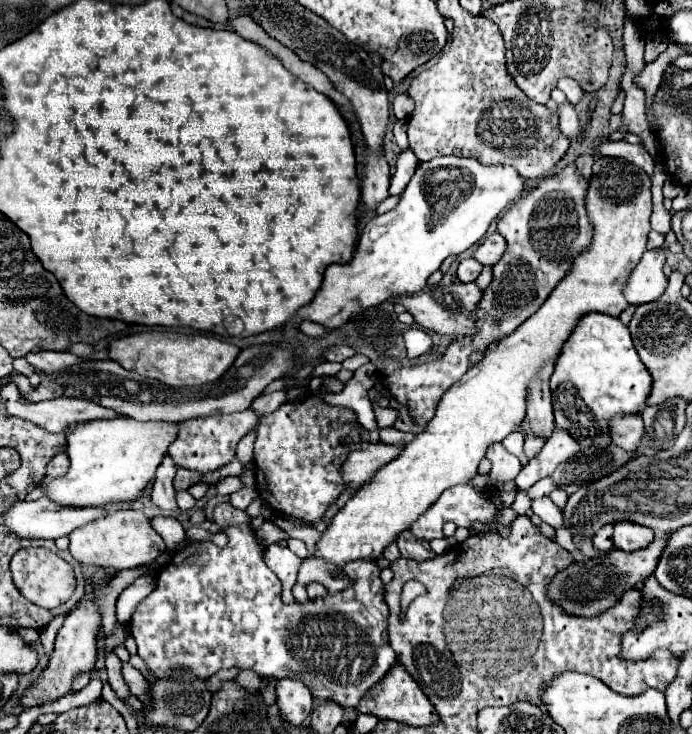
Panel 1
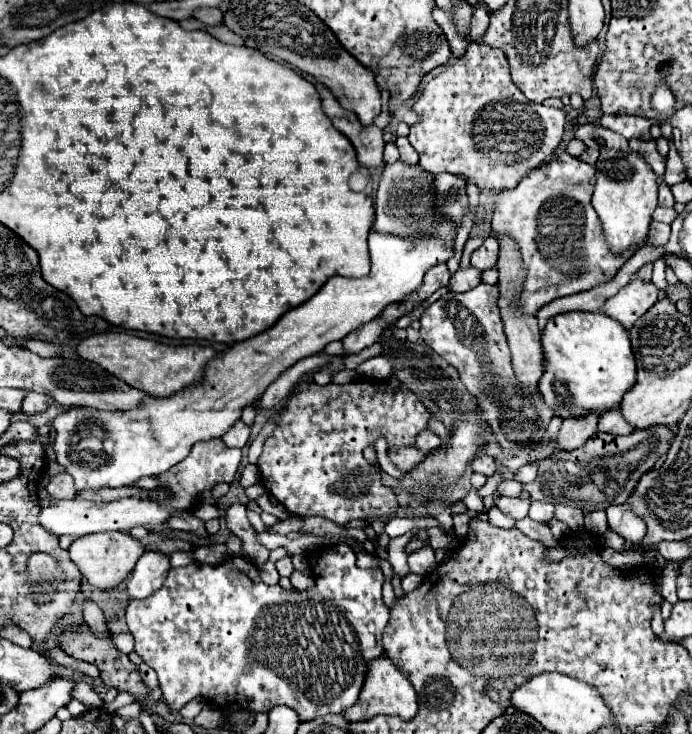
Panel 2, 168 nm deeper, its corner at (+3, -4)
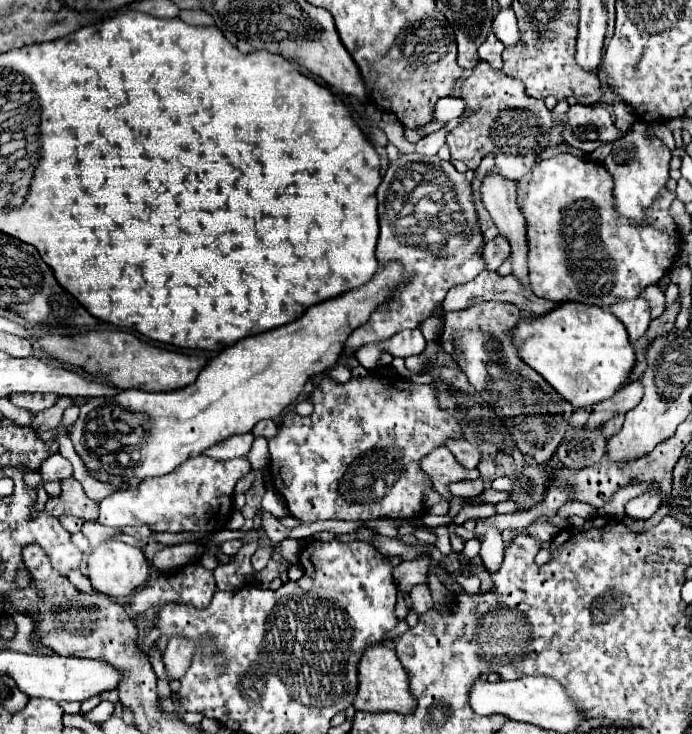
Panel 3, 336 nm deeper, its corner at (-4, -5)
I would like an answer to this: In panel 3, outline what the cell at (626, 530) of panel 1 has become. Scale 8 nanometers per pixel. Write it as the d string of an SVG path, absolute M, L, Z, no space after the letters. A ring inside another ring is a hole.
M649 489L647 493L631 499L625 507L625 513L633 519L649 519L661 505L661 491L659 489Z

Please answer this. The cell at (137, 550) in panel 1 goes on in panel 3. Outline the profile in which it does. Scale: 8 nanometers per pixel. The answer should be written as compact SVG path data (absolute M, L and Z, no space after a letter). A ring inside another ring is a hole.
M105 541L97 549L93 549L87 567L89 567L89 581L93 589L109 597L125 597L137 587L141 587L149 577L149 563L141 553L141 549L119 541Z

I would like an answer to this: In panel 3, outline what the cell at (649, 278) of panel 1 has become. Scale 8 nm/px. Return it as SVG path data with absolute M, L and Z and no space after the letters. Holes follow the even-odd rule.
M641 297L611 305L611 313L625 325L631 343L635 343L639 337L643 337L649 323L651 323L649 303L645 299L641 299Z

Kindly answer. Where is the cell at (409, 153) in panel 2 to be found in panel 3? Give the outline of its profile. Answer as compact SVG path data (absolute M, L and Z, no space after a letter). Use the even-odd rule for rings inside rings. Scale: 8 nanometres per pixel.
M441 129L441 131L437 131L437 133L433 133L433 135L427 135L425 139L421 139L419 143L417 143L417 153L421 153L421 155L437 155L437 151L439 151L439 147L445 143L445 139L447 139L447 133L449 133L449 129Z

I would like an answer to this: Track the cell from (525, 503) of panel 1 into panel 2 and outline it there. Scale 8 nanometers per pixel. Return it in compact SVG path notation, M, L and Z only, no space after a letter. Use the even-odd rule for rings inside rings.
M490 508L488 510L488 522L494 524L494 526L500 526L500 528L514 528L514 524L516 524L516 520L512 516L506 516L498 508Z

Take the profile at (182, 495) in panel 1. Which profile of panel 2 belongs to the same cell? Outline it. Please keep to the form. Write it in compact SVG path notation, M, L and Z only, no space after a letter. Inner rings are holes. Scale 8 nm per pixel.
M202 503L201 506L198 506L193 514L203 522L220 517L217 507L207 503Z

